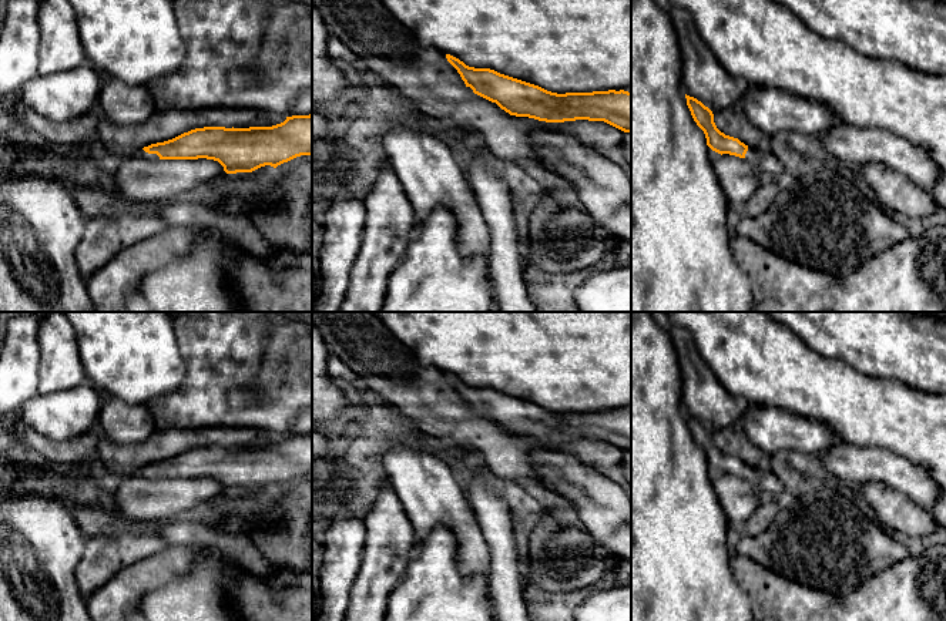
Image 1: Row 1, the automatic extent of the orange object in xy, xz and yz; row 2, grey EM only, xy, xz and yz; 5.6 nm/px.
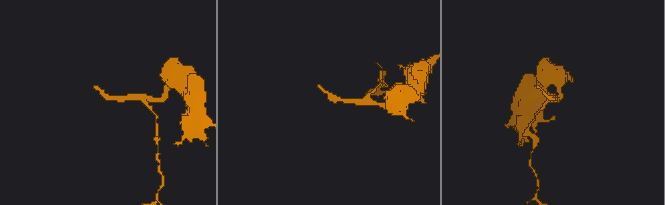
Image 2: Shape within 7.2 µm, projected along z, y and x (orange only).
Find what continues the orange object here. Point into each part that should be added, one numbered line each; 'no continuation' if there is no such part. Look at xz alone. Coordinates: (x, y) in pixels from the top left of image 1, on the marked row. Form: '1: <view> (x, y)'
no continuation

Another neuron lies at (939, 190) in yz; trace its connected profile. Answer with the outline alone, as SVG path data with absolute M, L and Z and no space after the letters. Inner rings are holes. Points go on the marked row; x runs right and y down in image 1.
M943 175L935 187L929 191L937 204L939 209L946 211L946 175Z

